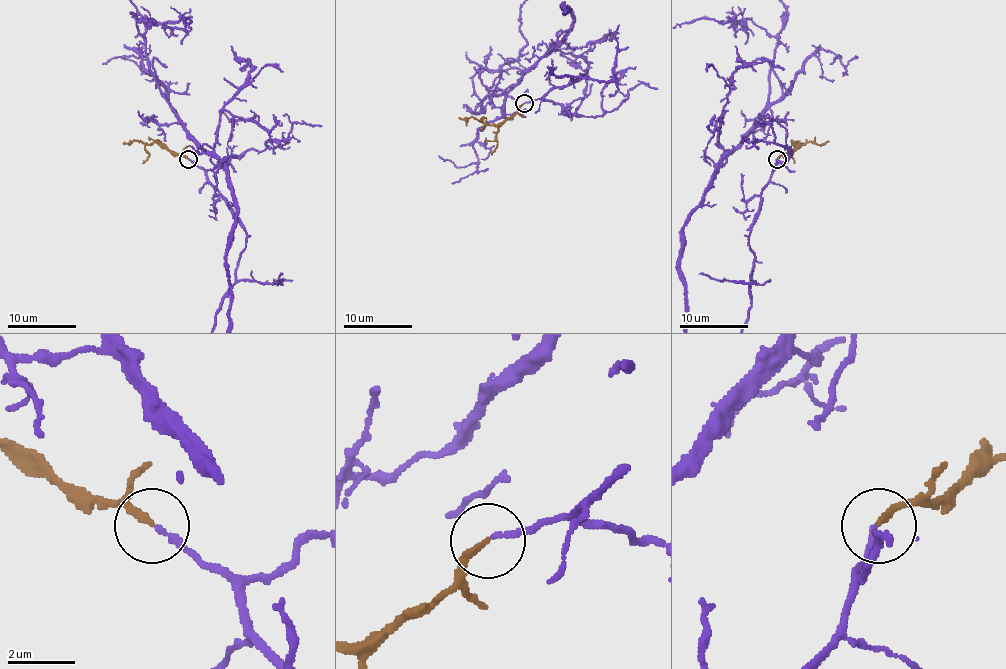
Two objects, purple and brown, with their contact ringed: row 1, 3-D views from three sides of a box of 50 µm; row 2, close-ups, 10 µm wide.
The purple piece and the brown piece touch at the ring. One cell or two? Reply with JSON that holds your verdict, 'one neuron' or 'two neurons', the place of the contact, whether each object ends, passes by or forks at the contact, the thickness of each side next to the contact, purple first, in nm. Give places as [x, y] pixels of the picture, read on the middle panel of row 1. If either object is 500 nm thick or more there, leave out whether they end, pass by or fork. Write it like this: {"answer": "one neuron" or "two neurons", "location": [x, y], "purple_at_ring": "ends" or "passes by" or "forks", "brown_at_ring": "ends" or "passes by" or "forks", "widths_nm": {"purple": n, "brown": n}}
{"answer": "one neuron", "location": [524, 103], "purple_at_ring": "ends", "brown_at_ring": "ends", "widths_nm": {"purple": 170, "brown": 190}}

